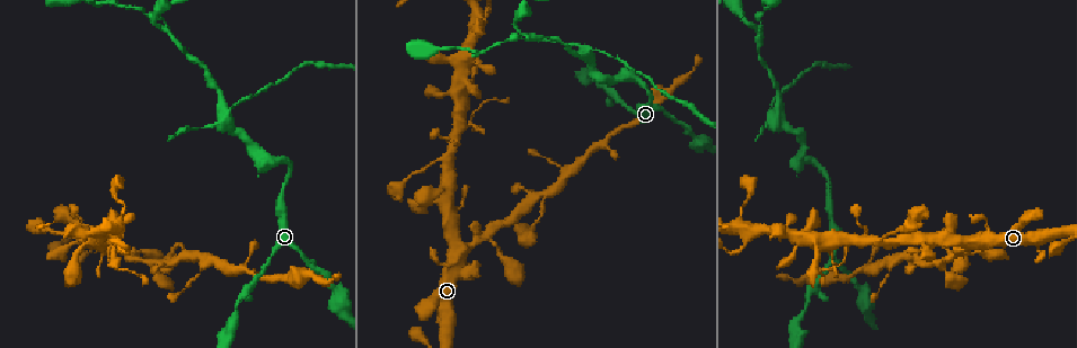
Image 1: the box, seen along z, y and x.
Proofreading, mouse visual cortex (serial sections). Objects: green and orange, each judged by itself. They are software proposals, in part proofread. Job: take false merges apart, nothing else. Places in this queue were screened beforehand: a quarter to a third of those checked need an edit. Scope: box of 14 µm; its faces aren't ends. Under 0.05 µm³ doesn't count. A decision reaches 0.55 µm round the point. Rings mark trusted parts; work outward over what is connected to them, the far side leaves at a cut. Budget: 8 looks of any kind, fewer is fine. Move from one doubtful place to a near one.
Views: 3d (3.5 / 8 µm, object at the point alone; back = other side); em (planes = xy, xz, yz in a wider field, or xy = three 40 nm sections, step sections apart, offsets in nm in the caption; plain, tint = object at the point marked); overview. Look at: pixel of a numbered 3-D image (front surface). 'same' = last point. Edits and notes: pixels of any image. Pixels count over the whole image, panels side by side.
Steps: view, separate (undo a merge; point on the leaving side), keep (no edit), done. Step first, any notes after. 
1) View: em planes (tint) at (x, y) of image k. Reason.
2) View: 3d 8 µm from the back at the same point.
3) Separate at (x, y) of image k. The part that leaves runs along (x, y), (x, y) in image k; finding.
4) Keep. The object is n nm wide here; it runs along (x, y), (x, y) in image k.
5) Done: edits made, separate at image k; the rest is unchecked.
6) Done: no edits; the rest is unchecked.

View: 3d 3.5 µm at (95, 225) of image 1. Sharp bend.

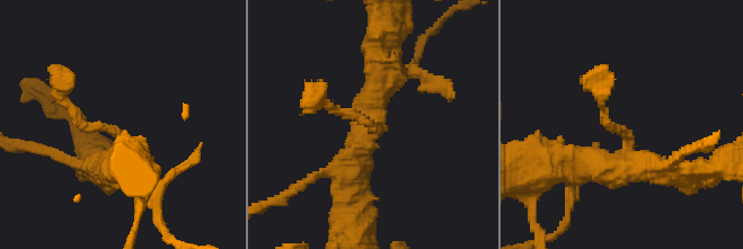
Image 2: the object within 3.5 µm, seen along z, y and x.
View: em xy step 3 (plain) at (623, 130) of image 2. Now the EM.

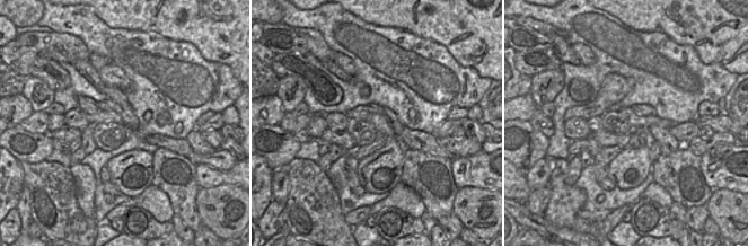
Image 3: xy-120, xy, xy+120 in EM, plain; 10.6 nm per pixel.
View: em xy step 3 (tint) at the same point. Where the object lies.

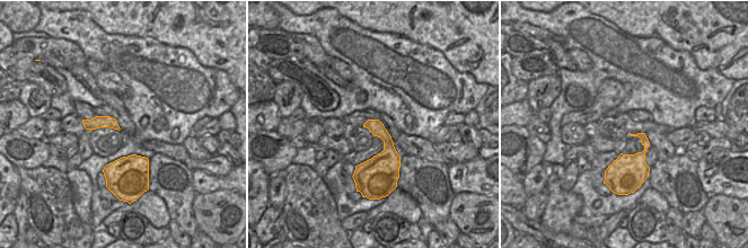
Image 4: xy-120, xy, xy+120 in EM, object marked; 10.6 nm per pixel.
Keep. One cell here.

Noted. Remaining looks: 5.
View: 3d 3.5 µm from the back at (480, 239) of image 1.

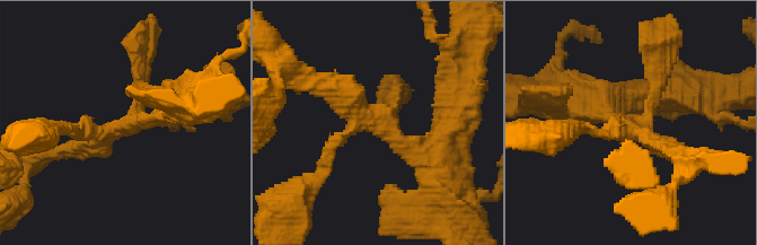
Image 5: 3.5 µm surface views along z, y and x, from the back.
View: em xy step 5 (plain) at (380, 123) of image 5. Now the EM.

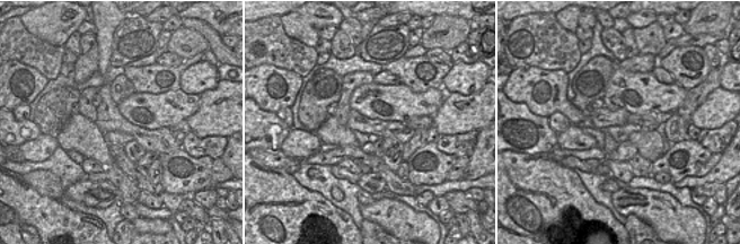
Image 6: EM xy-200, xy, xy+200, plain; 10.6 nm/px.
View: em xy step 5 (tint) at the same point. Where the object lies.

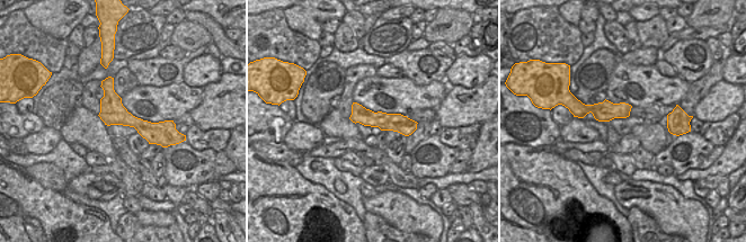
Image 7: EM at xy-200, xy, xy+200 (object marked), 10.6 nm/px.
Keep. The arms are 150, 250, 300, 400 nm wide; it runs along (437, 159), (323, 85) in image 5; all the same cell.

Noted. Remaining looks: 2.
Done: no edits; the rest is unchecked.

